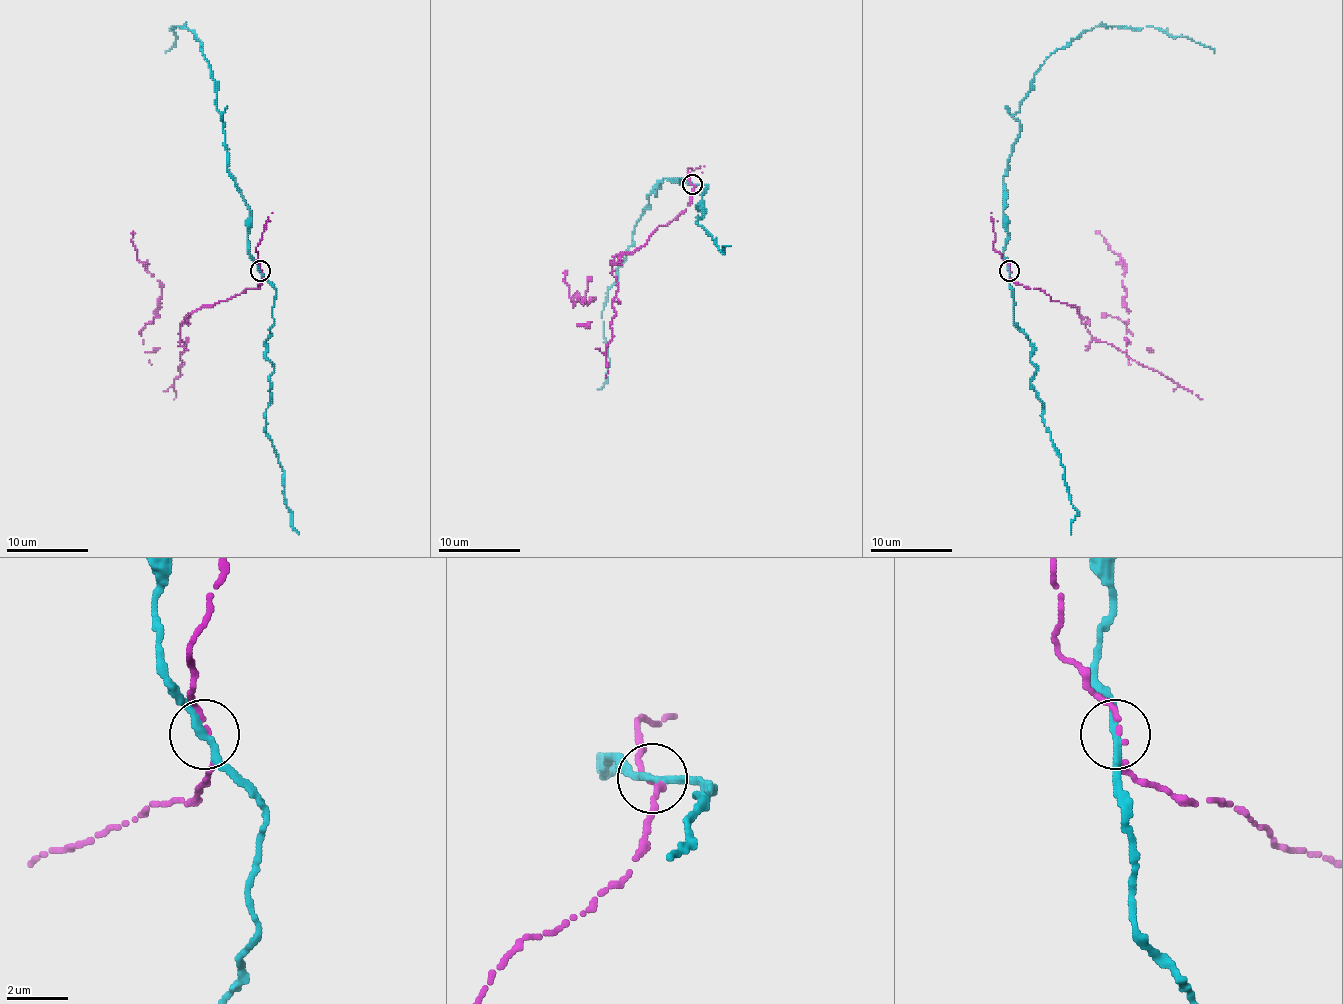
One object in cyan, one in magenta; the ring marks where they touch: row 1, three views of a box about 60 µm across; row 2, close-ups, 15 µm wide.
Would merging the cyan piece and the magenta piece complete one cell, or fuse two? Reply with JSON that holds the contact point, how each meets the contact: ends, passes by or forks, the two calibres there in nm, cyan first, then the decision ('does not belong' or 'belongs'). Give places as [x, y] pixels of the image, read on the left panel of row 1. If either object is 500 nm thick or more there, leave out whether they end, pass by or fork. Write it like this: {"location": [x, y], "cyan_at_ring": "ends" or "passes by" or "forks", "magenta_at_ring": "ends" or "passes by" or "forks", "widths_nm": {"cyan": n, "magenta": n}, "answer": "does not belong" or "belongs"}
{"location": [260, 270], "cyan_at_ring": "passes by", "magenta_at_ring": "passes by", "widths_nm": {"cyan": 240, "magenta": 110}, "answer": "does not belong"}

